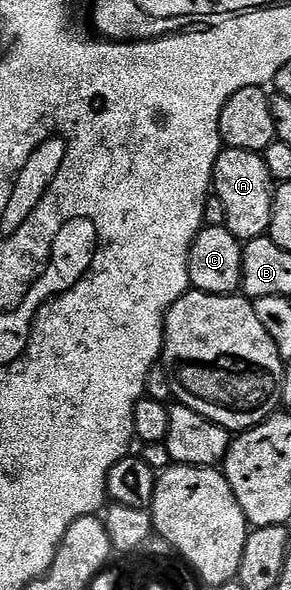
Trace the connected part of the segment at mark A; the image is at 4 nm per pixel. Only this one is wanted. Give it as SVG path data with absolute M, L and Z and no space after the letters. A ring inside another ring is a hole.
M225 148L215 160L211 190L215 198L217 194L225 209L223 224L242 244L250 242L252 238L266 237L274 189L275 183L267 172L267 164L261 154Z

